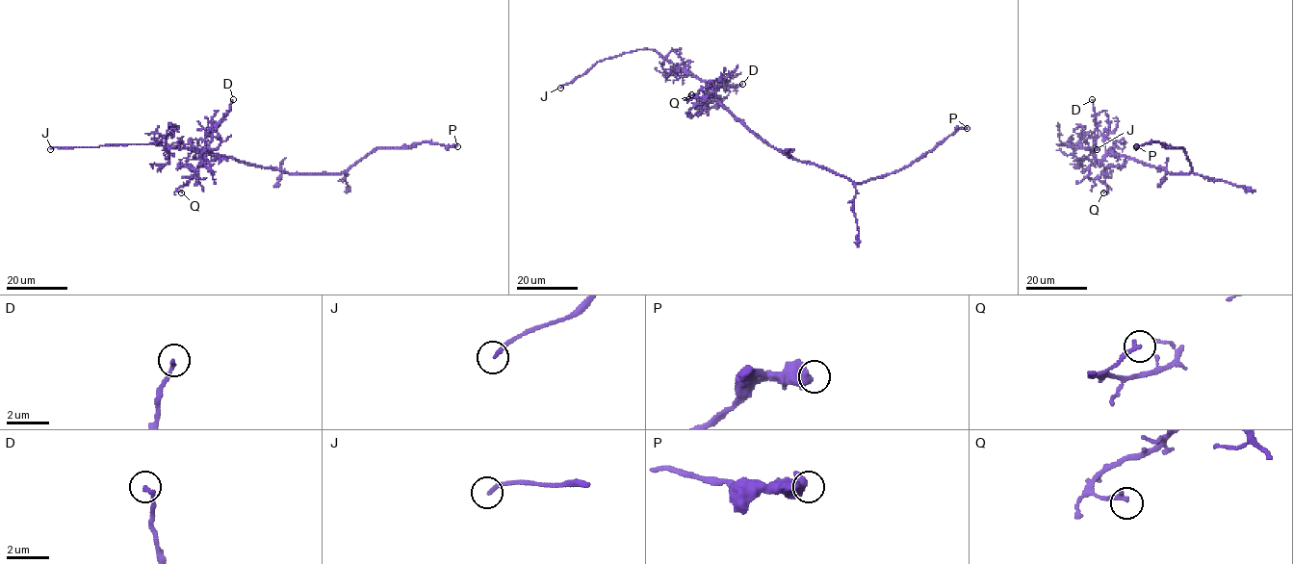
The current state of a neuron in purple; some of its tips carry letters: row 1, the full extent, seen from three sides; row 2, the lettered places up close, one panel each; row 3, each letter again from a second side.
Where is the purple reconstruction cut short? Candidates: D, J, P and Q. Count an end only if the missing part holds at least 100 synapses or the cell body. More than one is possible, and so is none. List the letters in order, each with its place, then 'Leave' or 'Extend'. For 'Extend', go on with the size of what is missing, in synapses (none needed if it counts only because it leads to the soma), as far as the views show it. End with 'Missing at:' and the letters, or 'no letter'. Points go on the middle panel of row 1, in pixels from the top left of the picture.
D: Place: (742, 84). Leave
J: Place: (560, 88). Extend
P: Place: (967, 128). Leave
Q: Place: (691, 94). Leave
Missing at: J

